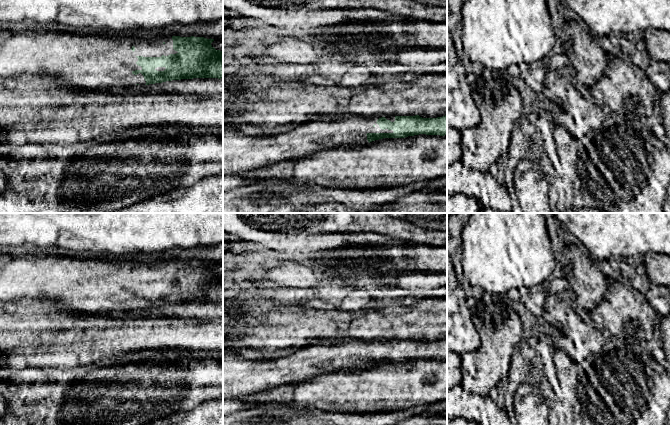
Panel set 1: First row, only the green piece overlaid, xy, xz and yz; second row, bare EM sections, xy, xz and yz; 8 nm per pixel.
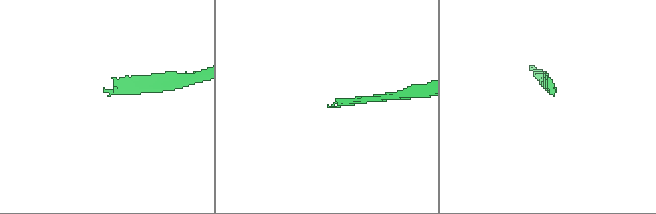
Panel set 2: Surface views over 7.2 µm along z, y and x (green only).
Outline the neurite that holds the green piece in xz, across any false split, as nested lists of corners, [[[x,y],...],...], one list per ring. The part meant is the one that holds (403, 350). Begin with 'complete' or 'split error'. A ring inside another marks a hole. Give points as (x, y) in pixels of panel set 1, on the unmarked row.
split error | [[[447,338],[437,342],[386,340],[364,342],[353,340],[338,345],[311,345],[291,351],[289,355],[267,360],[248,360],[236,353],[223,354],[223,399],[241,398],[270,388],[347,368],[369,368],[383,362],[405,362],[419,358],[447,359]]]

